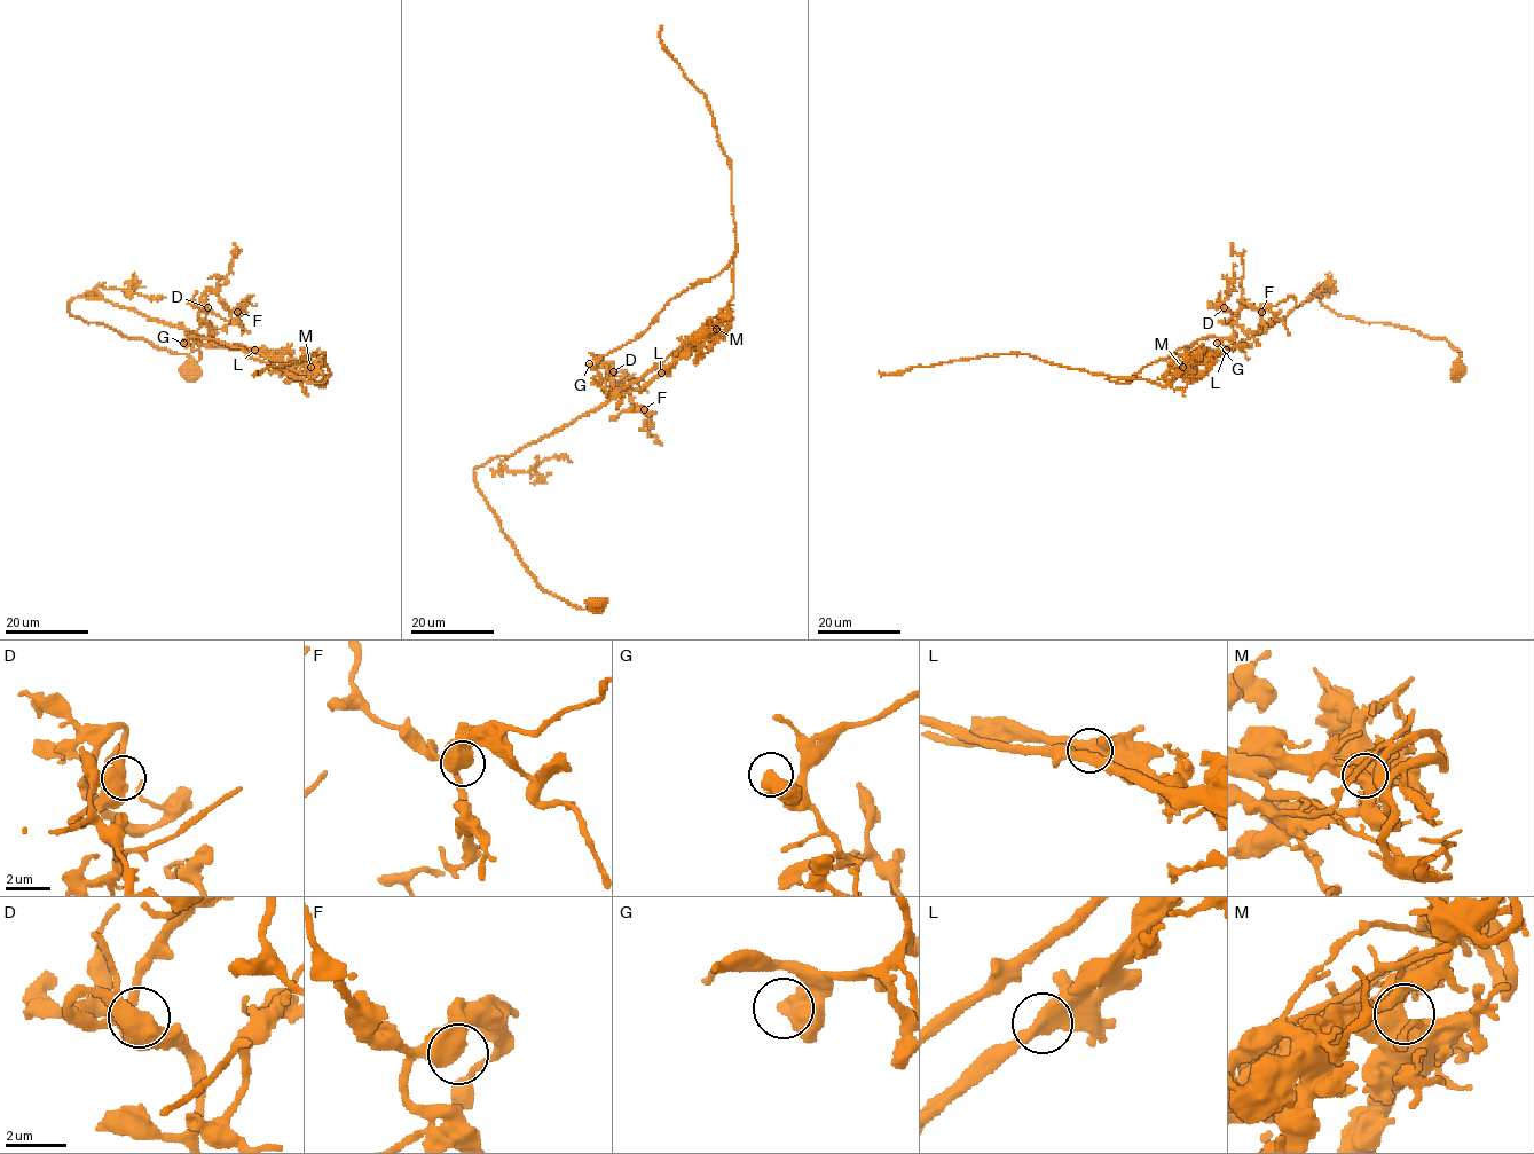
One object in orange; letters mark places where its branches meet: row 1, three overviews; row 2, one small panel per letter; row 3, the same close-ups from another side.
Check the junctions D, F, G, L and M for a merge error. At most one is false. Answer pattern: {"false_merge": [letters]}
{"false_merge": ["L"]}

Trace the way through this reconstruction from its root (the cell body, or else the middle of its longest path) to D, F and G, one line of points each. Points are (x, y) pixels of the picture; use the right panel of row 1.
D: (1458, 369), (1445, 338), (1340, 315), (1318, 297), (1206, 356), (1248, 347), (1233, 342), (1224, 307)
F: (1458, 369), (1445, 338), (1340, 315), (1318, 297), (1206, 356), (1248, 347), (1214, 306), (1232, 277), (1261, 312)
G: (1458, 369), (1461, 354), (1445, 338), (1340, 315), (1318, 297), (1206, 356), (1248, 347), (1228, 338), (1217, 343)

